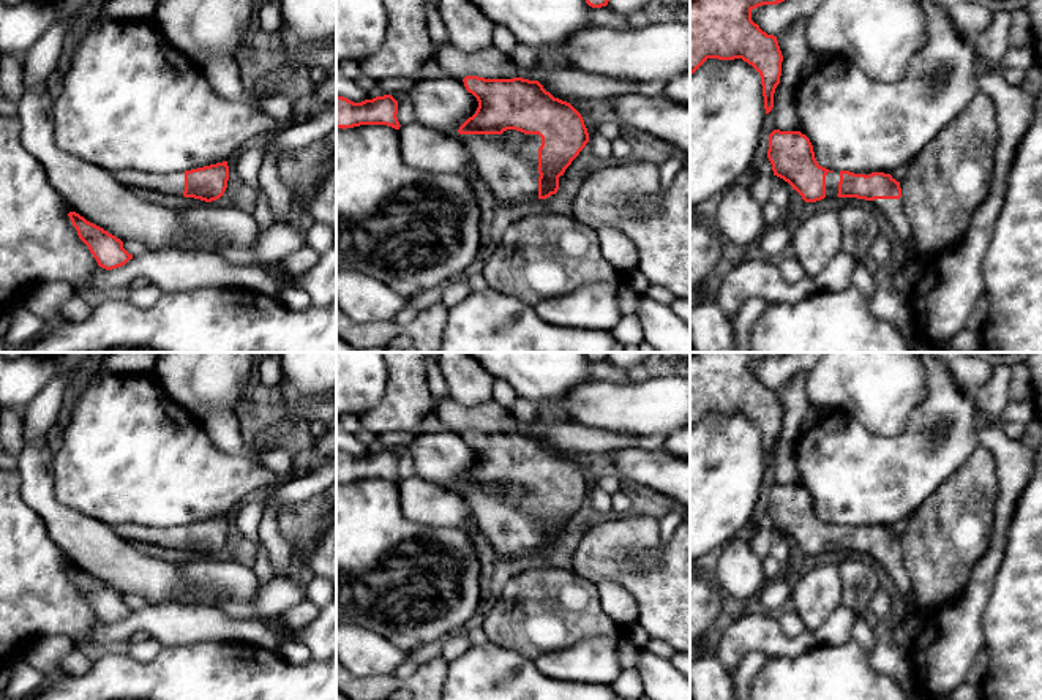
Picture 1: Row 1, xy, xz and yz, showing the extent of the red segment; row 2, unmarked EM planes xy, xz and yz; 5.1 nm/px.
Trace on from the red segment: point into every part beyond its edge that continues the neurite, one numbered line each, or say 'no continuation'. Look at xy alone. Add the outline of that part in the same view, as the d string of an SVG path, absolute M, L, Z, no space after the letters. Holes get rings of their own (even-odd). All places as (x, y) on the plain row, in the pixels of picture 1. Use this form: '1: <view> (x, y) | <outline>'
1: xy (166, 538) | M122 523L114 528L117 536L133 544L144 542L161 548L183 550L185 526L175 528L150 528L136 523Z

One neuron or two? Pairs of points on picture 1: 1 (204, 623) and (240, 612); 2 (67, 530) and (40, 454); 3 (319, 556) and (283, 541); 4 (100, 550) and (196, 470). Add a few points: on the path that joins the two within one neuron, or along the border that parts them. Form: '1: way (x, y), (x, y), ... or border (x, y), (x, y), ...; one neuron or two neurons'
1: border (218, 605), (236, 618), (259, 618); two neurons
2: way (51, 511), (40, 496), (40, 473); one neuron
3: border (300, 552), (296, 561); two neurons
4: border (79, 511), (112, 528); two neurons

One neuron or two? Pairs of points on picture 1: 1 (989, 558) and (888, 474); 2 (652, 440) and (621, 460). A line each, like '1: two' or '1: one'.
1: two
2: two

